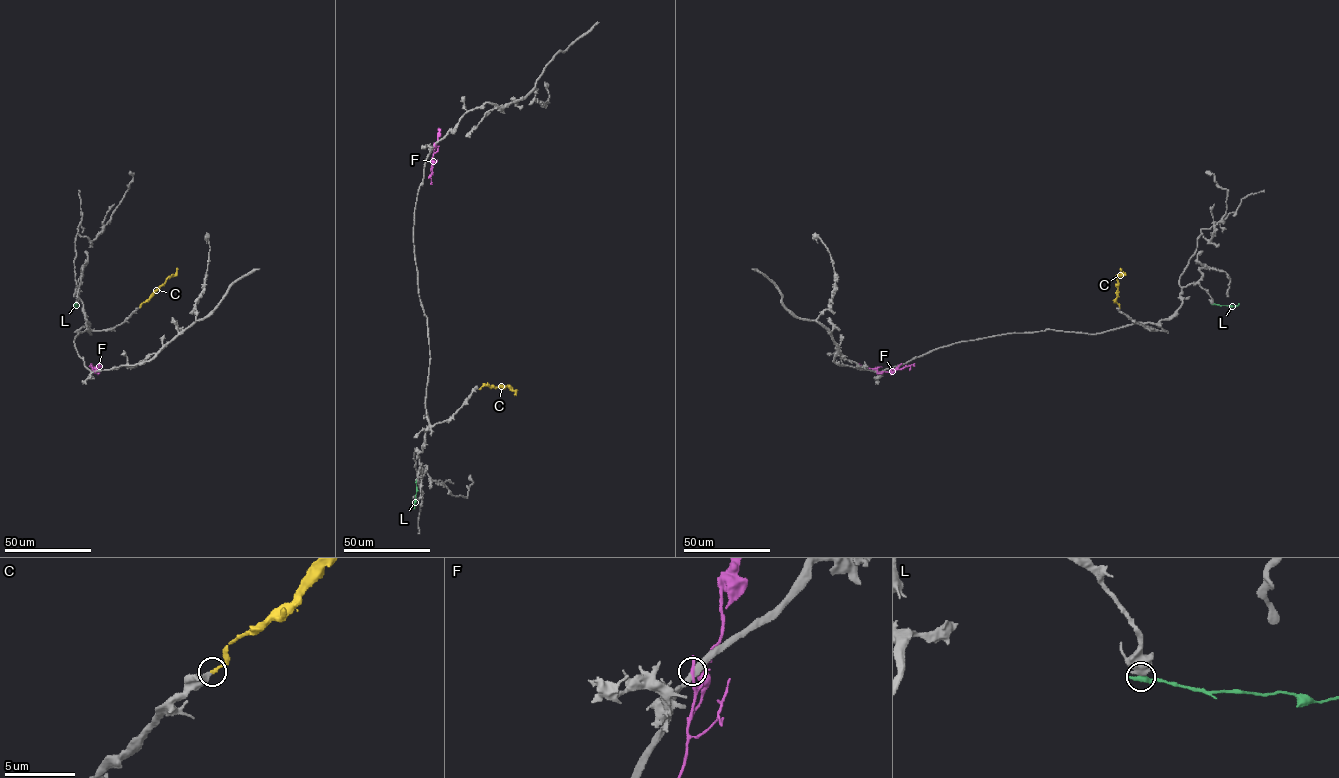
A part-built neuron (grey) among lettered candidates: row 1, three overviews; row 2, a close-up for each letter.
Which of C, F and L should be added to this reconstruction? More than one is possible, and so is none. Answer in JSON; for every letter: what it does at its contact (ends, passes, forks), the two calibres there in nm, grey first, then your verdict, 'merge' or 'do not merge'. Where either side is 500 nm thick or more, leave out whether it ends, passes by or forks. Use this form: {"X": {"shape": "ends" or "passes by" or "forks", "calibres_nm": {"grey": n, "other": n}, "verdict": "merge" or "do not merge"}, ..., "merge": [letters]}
{"C": {"shape": "ends", "calibres_nm": {"grey": 320, "other": 240}, "verdict": "merge"}, "F": {"shape": "ends", "calibres_nm": {"grey": 380, "other": 240}, "verdict": "do not merge"}, "L": {"calibres_nm": {"grey": 650, "other": 440}, "verdict": "do not merge"}, "merge": ["C"]}

